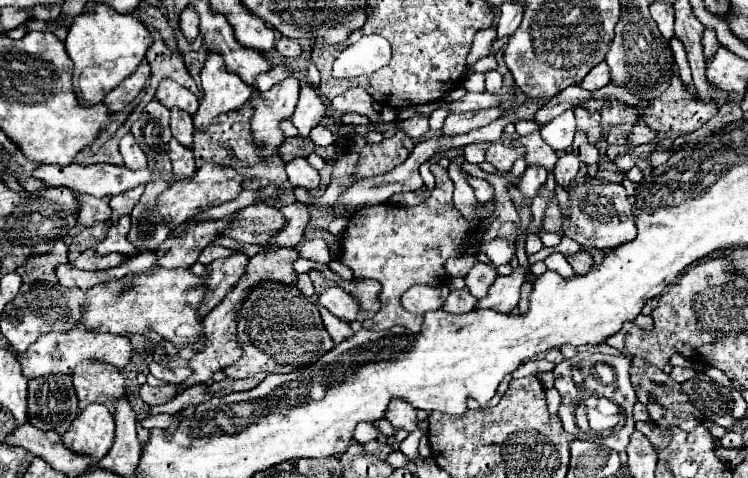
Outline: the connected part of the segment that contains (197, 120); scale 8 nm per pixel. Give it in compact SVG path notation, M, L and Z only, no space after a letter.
M208 55L202 71L202 101L198 111L192 115L194 127L206 131L220 115L238 111L254 93L250 85L246 85L236 73L228 73L222 57Z

